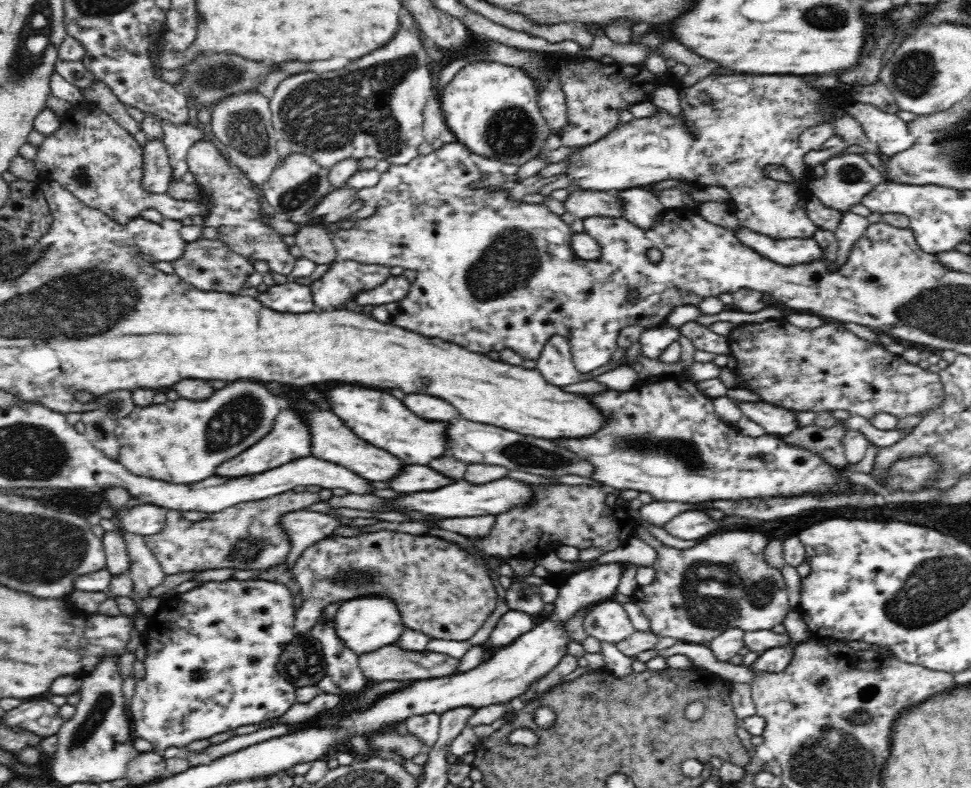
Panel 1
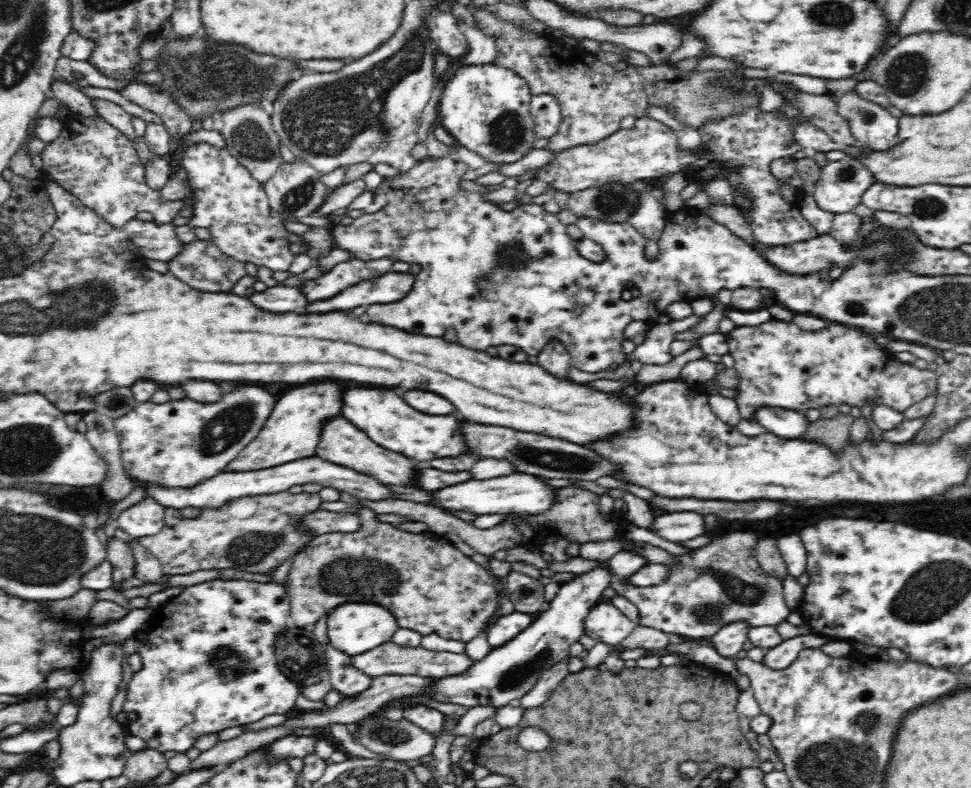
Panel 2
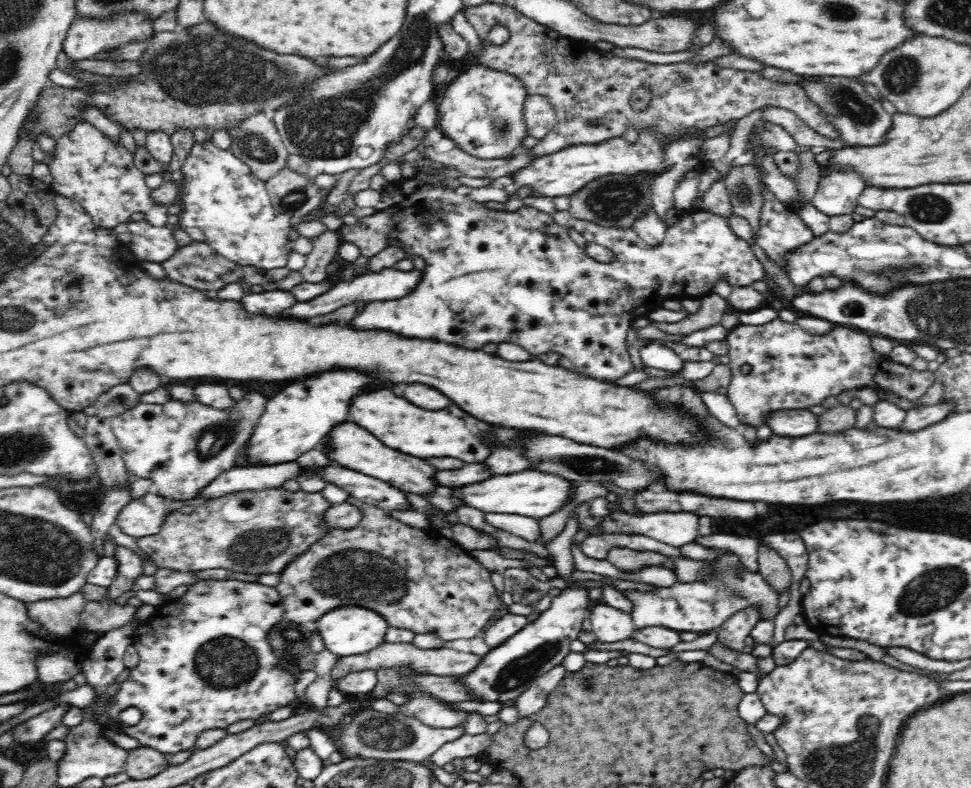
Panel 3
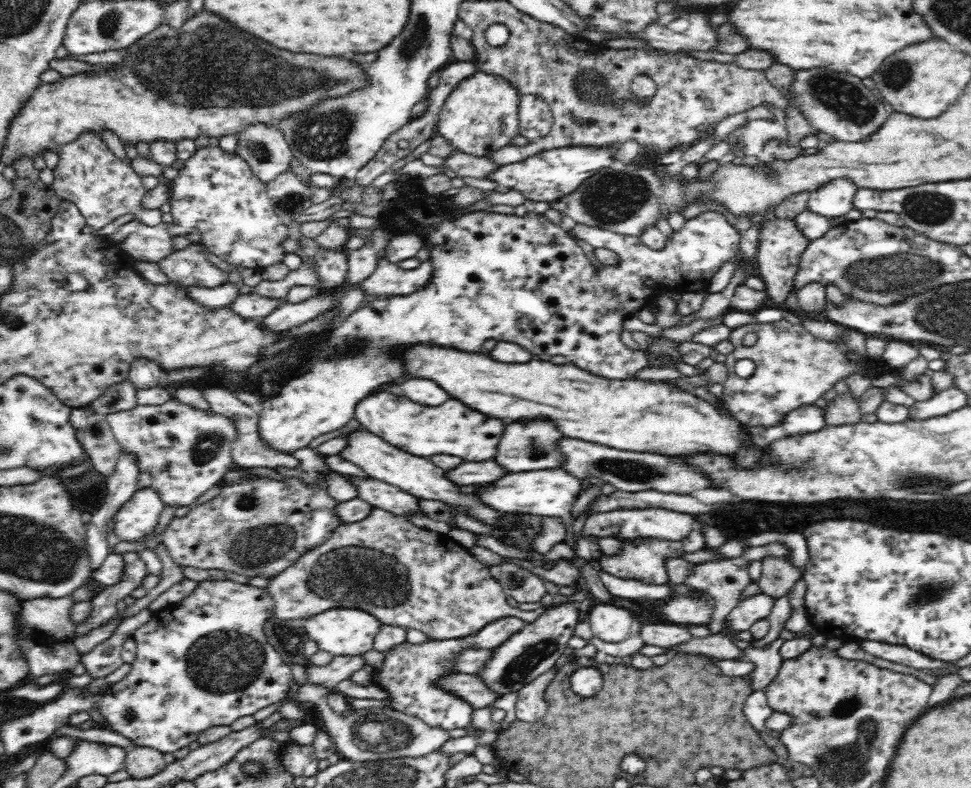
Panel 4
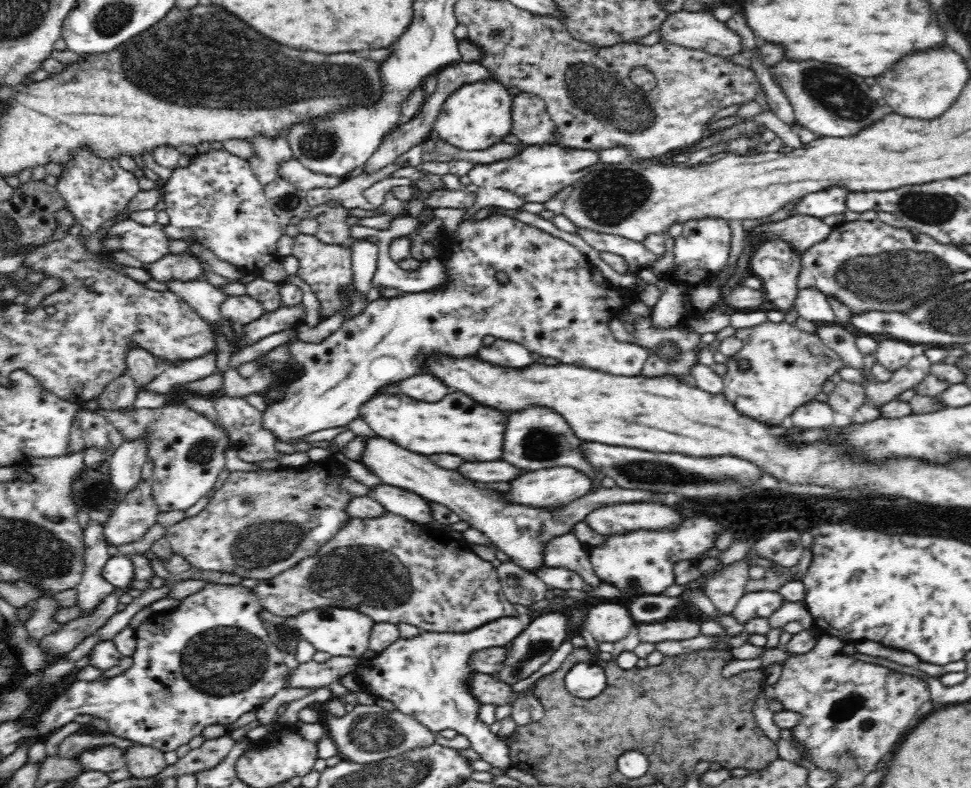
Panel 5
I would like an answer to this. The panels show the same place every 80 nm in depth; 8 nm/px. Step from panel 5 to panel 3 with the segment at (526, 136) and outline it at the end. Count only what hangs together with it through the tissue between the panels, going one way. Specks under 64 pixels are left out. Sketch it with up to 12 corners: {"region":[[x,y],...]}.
{"region":[[528,95],[523,117],[528,136],[550,136],[556,111],[544,95]]}

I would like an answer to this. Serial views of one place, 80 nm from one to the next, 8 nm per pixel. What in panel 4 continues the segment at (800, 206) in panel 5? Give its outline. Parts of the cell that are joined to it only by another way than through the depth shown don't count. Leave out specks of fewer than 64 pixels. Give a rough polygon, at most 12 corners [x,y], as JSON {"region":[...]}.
{"region":[[847,178],[826,181],[810,193],[807,209],[827,218],[855,208],[858,189]]}

